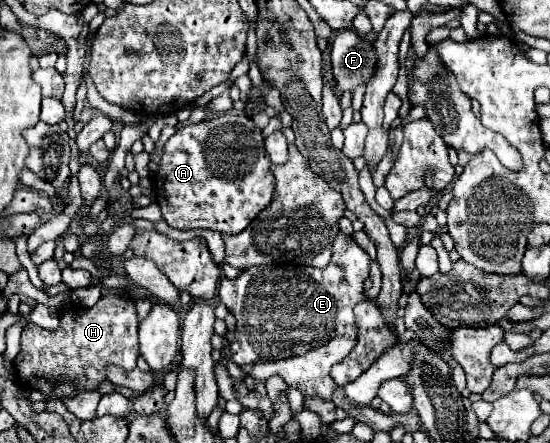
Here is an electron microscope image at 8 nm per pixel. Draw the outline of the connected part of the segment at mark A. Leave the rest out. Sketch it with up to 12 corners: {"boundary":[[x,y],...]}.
{"boundary":[[261,130],[175,132],[155,202],[179,230],[243,232],[275,192]]}

